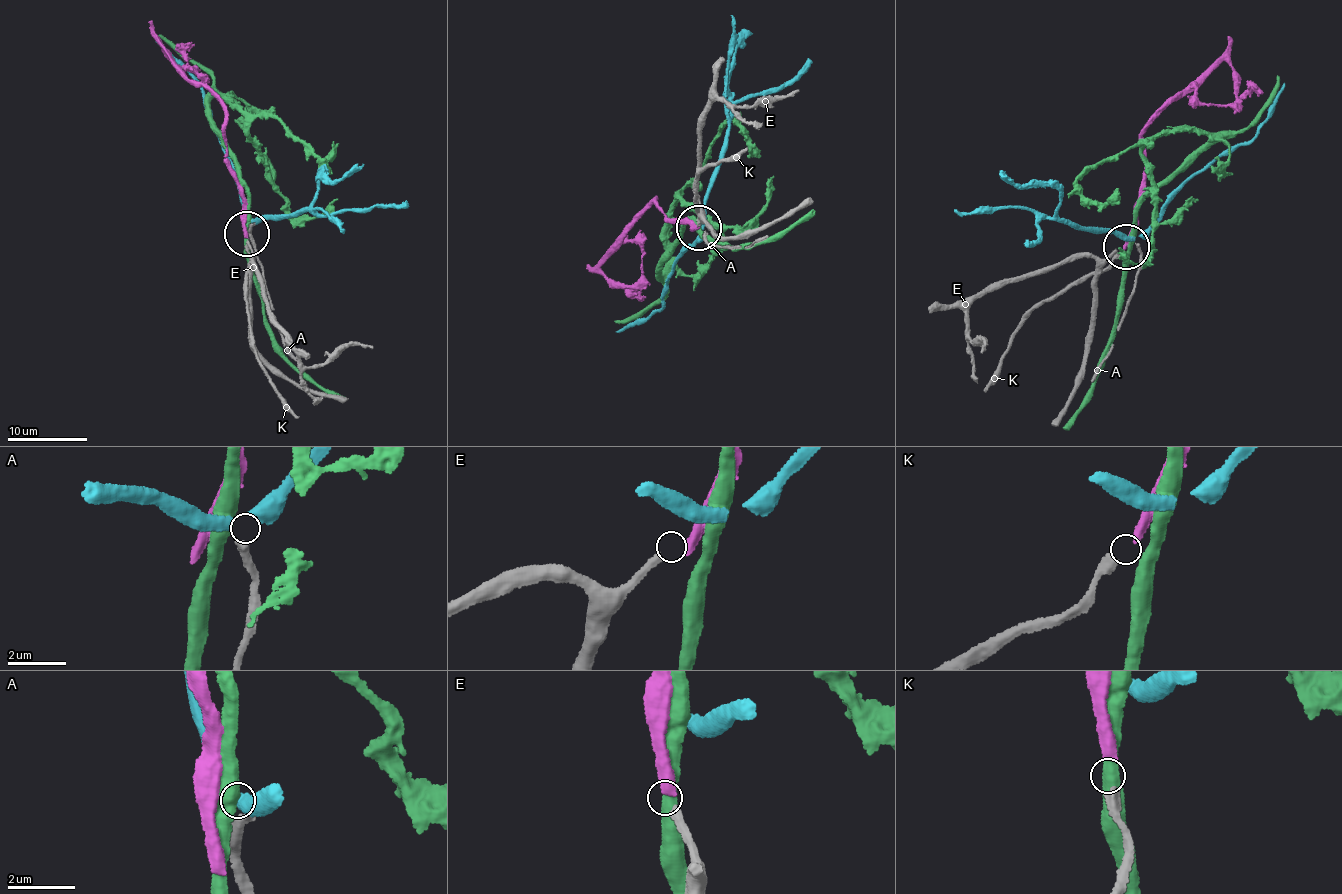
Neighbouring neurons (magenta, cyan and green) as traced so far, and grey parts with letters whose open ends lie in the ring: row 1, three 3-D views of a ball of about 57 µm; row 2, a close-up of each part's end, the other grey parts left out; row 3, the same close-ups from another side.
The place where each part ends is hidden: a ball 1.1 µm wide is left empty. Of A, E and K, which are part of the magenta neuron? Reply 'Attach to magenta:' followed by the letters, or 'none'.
Attach to magenta: K

